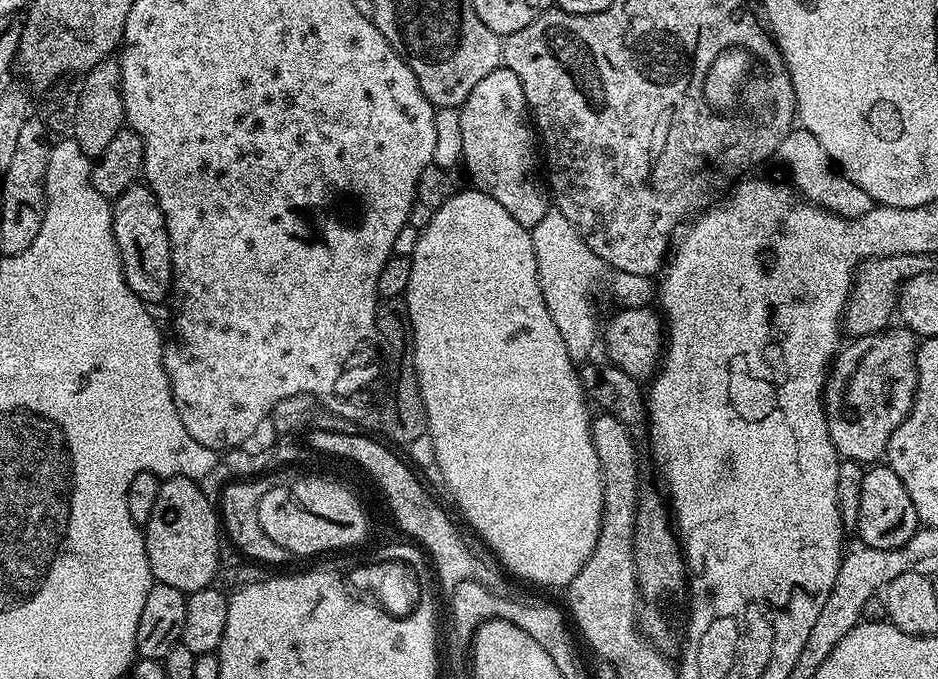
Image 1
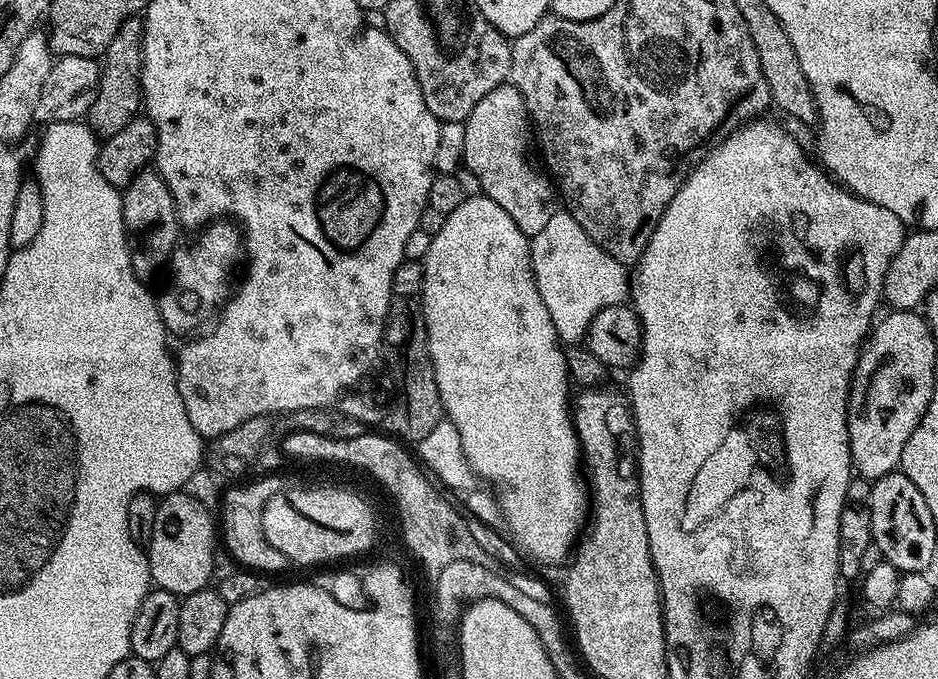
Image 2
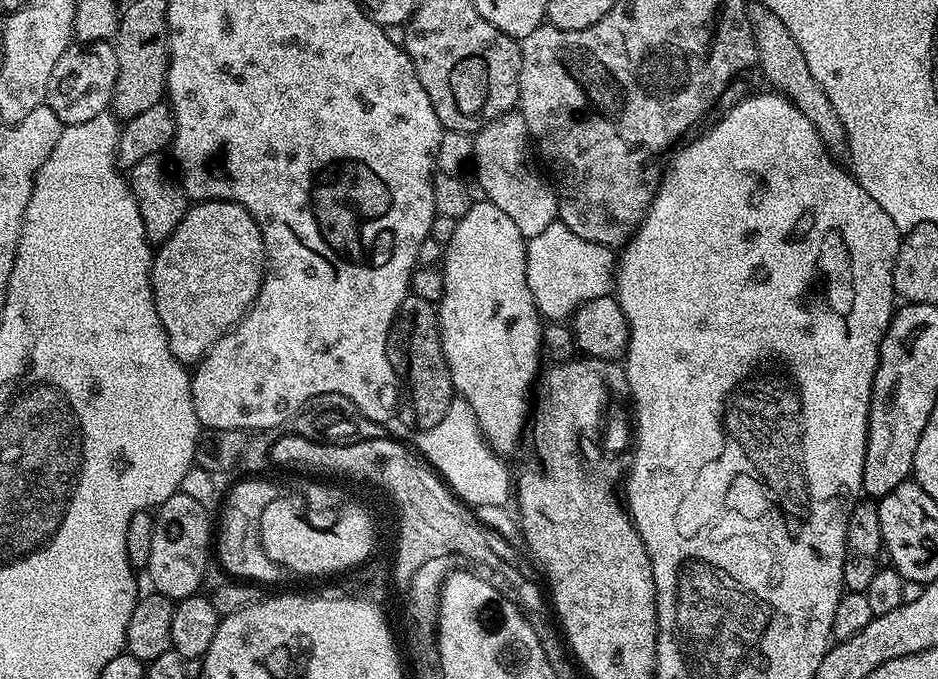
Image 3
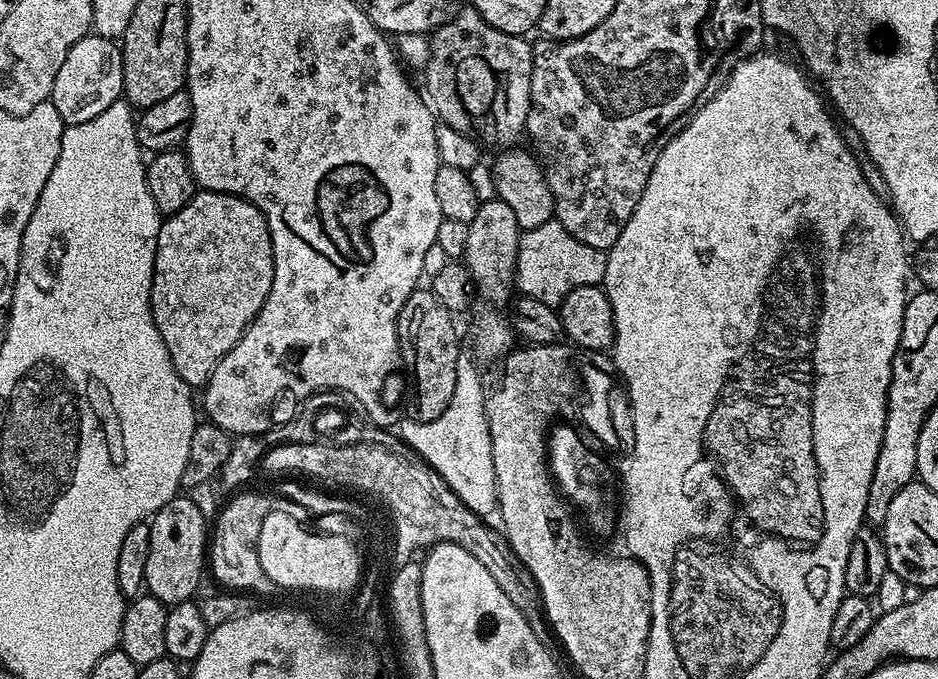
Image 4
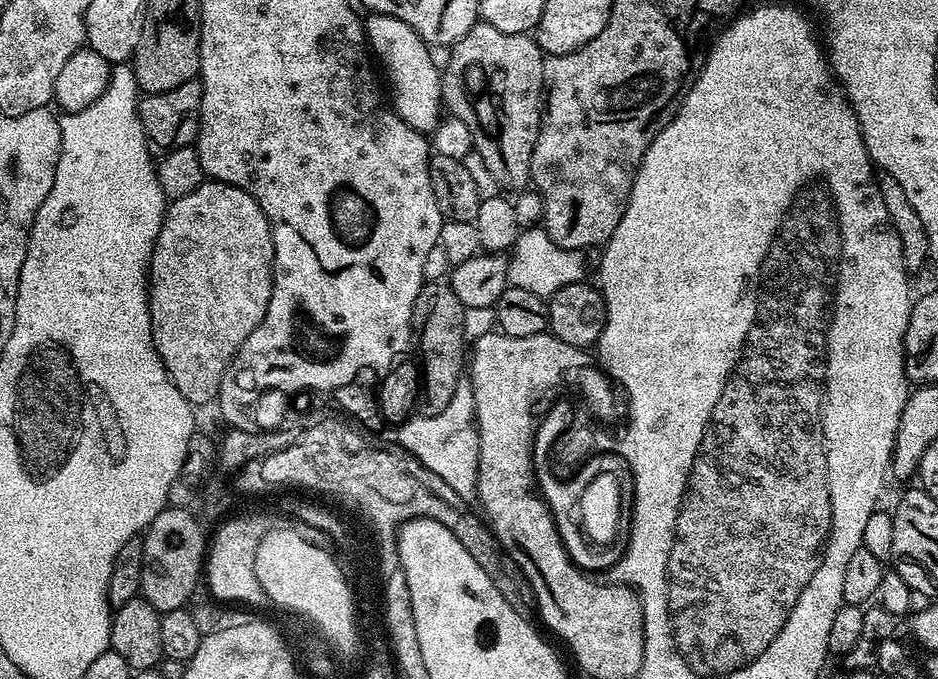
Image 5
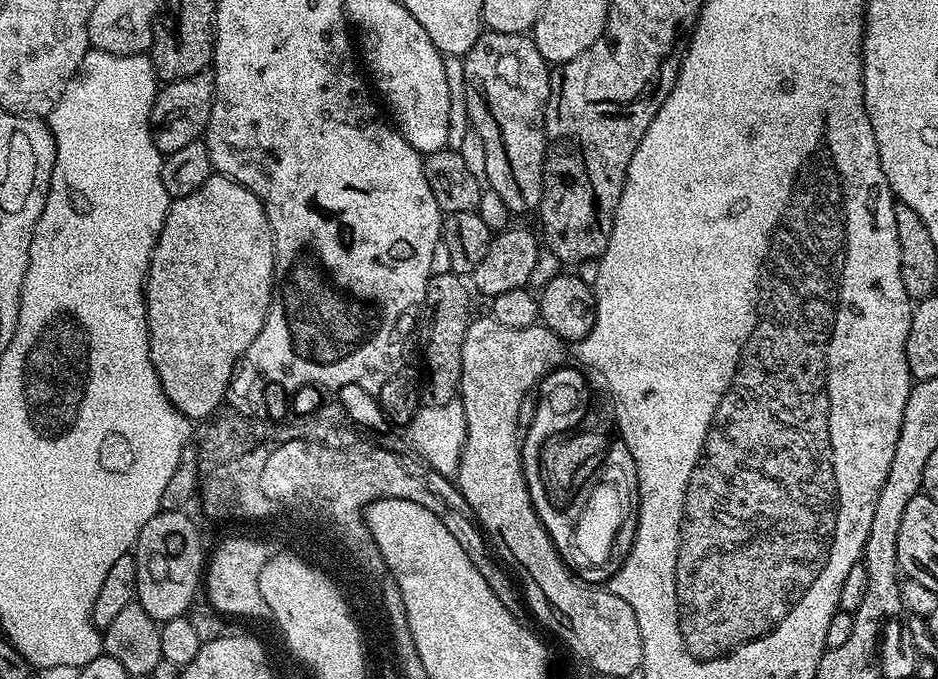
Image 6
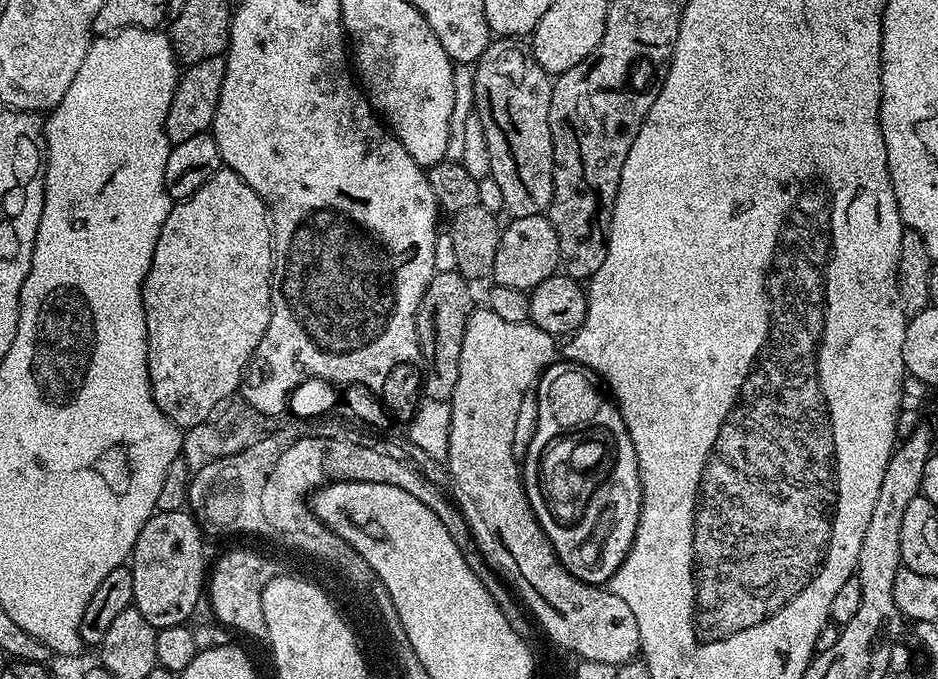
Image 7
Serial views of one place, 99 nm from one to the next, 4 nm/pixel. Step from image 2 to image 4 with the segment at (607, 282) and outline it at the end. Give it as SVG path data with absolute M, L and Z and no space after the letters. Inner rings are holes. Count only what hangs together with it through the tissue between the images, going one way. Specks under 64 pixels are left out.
M553 218L534 230L521 233L514 282L519 286L521 295L534 297L540 302L557 307L570 290L577 289L578 286L601 285L607 260L607 253L603 249L579 242Z

